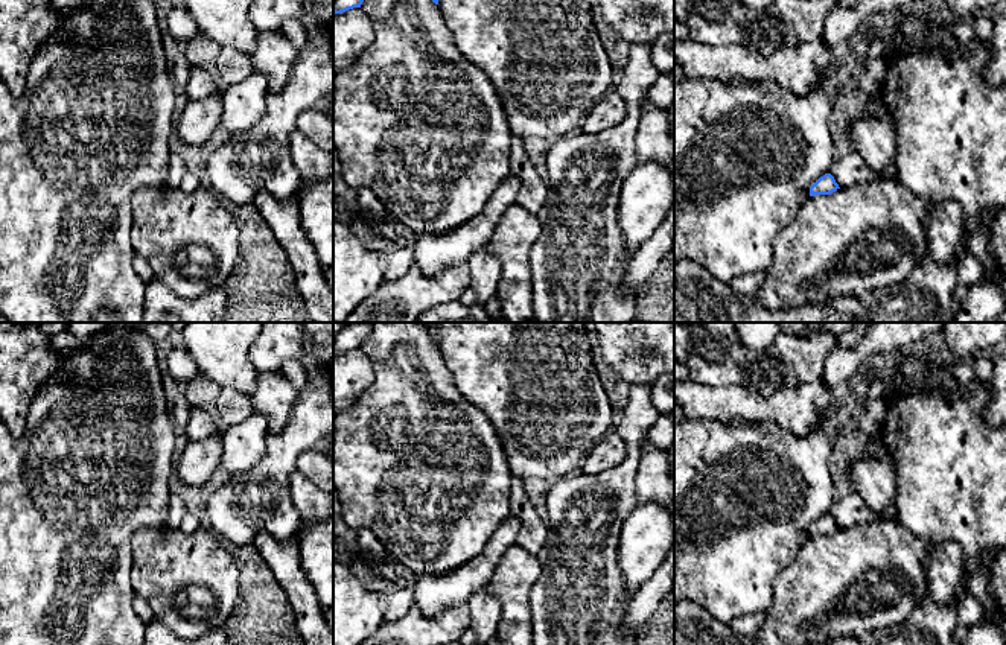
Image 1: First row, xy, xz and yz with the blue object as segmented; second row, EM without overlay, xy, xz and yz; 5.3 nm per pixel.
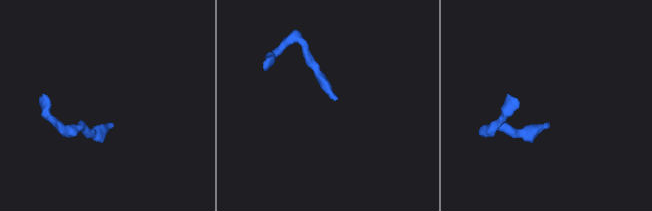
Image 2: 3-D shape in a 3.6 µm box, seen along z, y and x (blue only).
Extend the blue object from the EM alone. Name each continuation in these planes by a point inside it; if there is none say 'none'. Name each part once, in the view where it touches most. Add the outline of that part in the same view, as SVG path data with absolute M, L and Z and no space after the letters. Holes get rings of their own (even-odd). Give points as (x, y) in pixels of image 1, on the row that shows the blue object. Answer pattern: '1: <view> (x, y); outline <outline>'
none

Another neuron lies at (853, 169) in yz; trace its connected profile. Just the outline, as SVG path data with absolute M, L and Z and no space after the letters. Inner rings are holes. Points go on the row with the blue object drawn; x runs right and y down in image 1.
M855 154L836 161L829 173L834 176L840 189L852 184L869 183L874 180L895 180L899 181L896 161L889 164L883 172L874 172Z

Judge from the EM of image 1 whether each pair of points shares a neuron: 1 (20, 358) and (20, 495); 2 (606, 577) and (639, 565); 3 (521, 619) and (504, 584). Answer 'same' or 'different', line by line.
1: different
2: different
3: same

